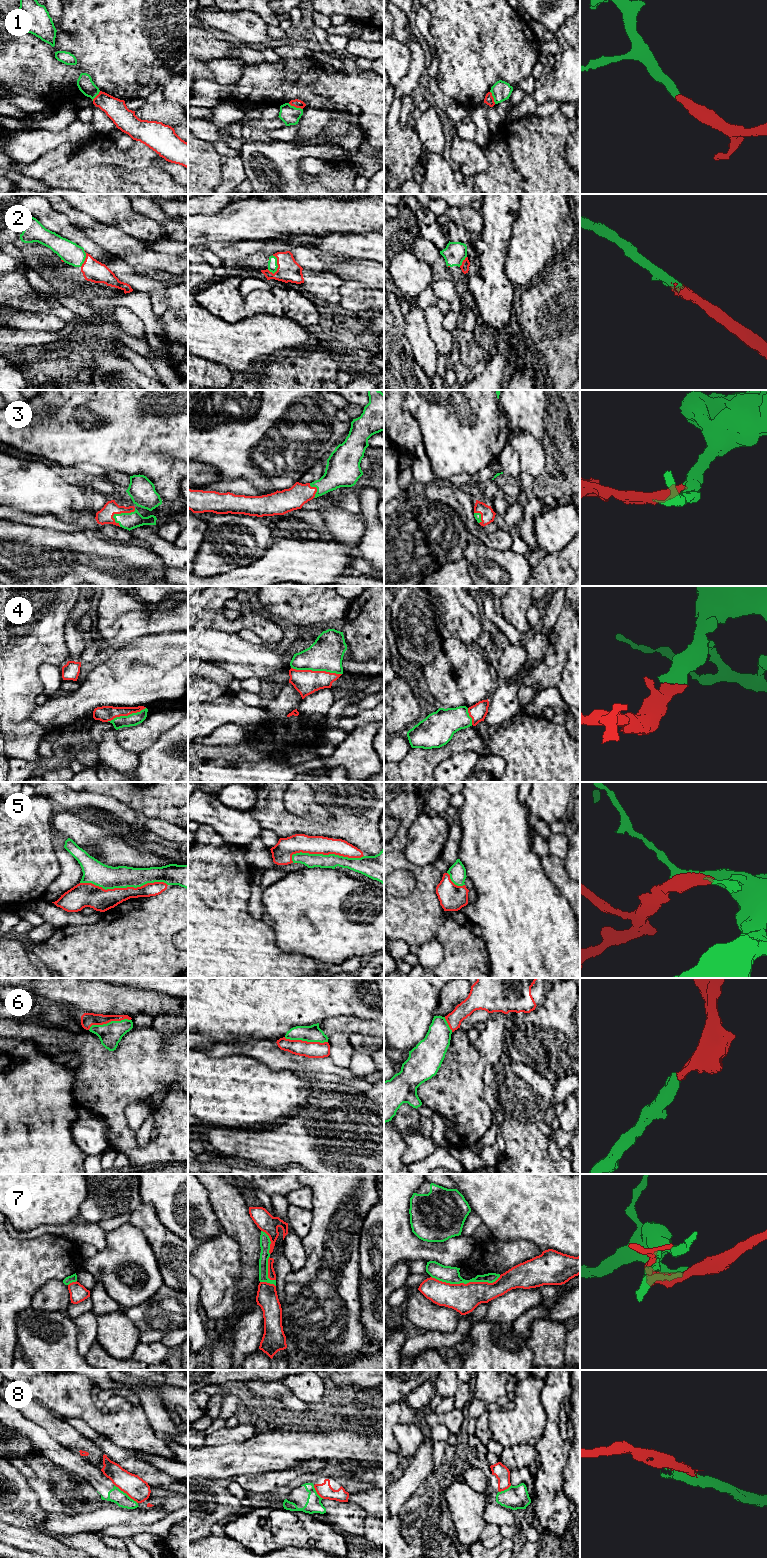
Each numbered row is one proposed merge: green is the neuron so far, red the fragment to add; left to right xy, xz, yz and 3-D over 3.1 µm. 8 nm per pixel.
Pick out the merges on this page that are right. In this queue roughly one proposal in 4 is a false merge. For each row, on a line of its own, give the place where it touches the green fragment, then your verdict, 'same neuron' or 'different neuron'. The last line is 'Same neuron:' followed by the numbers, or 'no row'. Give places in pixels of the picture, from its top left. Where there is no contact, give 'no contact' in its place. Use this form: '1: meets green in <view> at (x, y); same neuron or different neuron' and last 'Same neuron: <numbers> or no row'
1: meets green in xz at (295, 107); same neuron
2: meets green in xz at (276, 264); same neuron
3: meets green in xy at (124, 513); same neuron
4: meets green in xz at (316, 670); same neuron
5: meets green in xy at (124, 887); same neuron
6: meets green in xy at (109, 1022); same neuron
7: meets green in yz at (465, 1283); different neuron
8: meets green in xy at (125, 1493); different neuron
Same neuron: 1, 2, 3, 4, 5, 6

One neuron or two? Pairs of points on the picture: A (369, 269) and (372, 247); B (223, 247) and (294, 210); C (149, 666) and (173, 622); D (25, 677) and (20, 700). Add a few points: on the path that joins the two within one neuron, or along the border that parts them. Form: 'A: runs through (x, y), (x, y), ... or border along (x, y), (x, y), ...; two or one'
A: border along (347, 259), (367, 259), (373, 261); two
B: border along (256, 240), (214, 241), (212, 243); two
C: border along (177, 631), (153, 633), (144, 636); two
D: runs through (20, 683), (20, 694); one

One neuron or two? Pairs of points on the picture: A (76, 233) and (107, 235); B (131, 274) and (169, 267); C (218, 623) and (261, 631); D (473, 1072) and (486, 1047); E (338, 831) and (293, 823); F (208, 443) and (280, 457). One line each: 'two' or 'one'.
A: two
B: two
C: one
D: two
E: one
F: one

